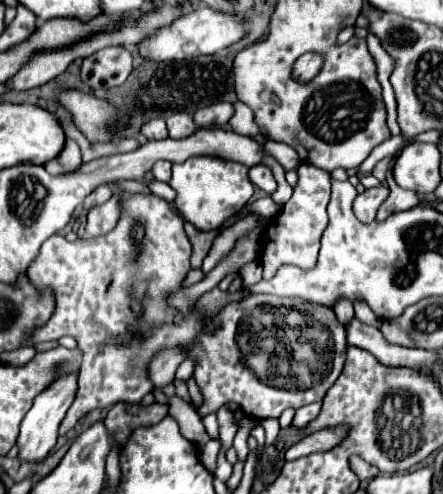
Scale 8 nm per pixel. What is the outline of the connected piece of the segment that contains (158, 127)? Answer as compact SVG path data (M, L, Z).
M153 118L153 122L149 120L143 130L141 130L147 140L165 140L167 138L167 126L165 126L165 120L163 118Z

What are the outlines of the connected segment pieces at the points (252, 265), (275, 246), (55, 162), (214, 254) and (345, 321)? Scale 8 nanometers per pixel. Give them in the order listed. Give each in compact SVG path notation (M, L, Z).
M249 262L249 266L245 266L241 270L241 274L243 274L243 282L257 284L261 280L261 264L259 262Z
M301 164L297 168L299 174L299 182L293 189L291 200L285 204L283 212L273 218L269 222L269 226L265 228L265 244L263 244L263 252L261 252L261 264L267 262L267 272L265 278L273 278L273 274L277 272L277 268L281 264L295 264L299 268L313 268L317 262L317 254L319 254L319 240L321 234L325 230L325 226L329 224L329 216L327 216L327 202L329 202L329 172L323 172L317 166L309 166L309 164Z
M65 138L65 150L63 150L57 158L53 158L53 160L49 160L49 162L45 164L45 168L47 168L49 174L73 172L73 170L77 170L79 166L81 166L79 144L77 144L75 140L71 140L71 138Z
M247 216L245 220L241 220L241 222L233 224L231 228L223 230L223 232L215 238L215 242L213 242L213 246L211 246L209 254L207 254L207 258L203 260L203 266L201 266L203 274L207 274L211 268L215 268L215 264L233 248L235 240L237 240L239 236L247 234L251 228L255 228L255 224L257 224L255 216Z
M339 300L333 308L333 312L337 314L337 320L343 324L343 326L349 326L349 318L355 316L353 312L353 304L349 300Z

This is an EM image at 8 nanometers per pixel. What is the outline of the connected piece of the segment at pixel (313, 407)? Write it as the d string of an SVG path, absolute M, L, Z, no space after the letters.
M315 402L315 404L309 404L309 406L299 408L297 414L295 414L293 426L297 426L297 428L305 428L309 422L313 422L313 418L317 416L317 412L321 412L321 402Z

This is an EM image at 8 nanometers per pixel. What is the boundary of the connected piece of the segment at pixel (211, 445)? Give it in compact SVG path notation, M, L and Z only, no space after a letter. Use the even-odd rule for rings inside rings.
M209 440L205 446L199 448L199 460L205 464L205 468L209 472L215 472L215 468L217 468L217 454L219 454L219 442L217 440Z

